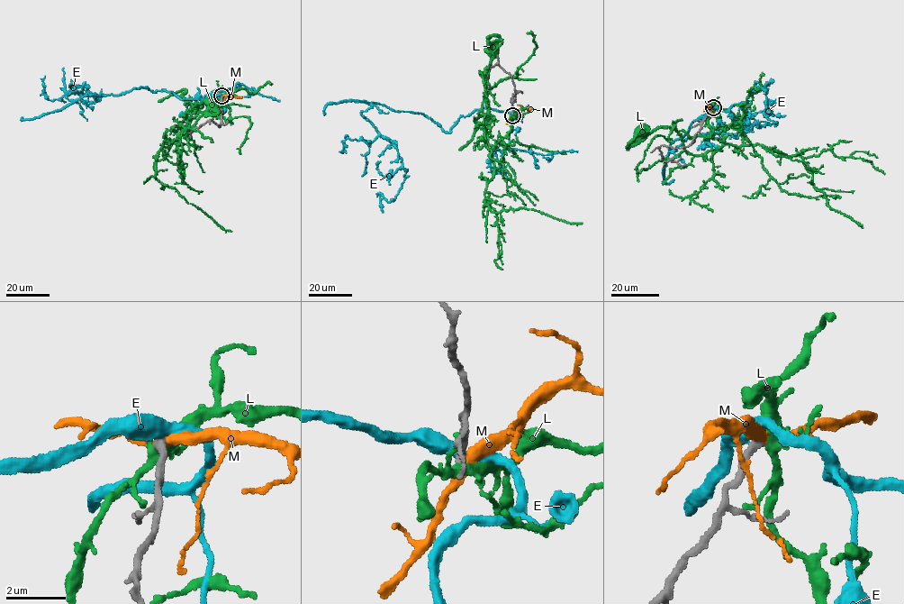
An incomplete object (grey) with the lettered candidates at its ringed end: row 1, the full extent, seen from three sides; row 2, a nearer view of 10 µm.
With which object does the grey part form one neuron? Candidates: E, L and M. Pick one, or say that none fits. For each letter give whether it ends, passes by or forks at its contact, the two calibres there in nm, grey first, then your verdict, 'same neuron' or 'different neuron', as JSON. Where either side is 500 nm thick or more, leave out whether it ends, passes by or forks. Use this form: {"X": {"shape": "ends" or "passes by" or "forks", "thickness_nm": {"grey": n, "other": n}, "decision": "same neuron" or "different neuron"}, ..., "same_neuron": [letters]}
{"E": {"shape": "passes by", "thickness_nm": {"grey": 320, "other": 440}, "decision": "different neuron"}, "L": {"shape": "passes by", "thickness_nm": {"grey": 320, "other": 260}, "decision": "different neuron"}, "M": {"shape": "passes by", "thickness_nm": {"grey": 320, "other": 340}, "decision": "different neuron"}, "same_neuron": []}

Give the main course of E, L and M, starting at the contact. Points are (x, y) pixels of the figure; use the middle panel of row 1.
E: (513, 114), (475, 109), (447, 132), (372, 102), (361, 114), (405, 170), (393, 199), (379, 194), (383, 212)
L: (512, 114), (510, 131), (490, 150), (484, 141), (482, 103), (493, 50)
M: (513, 114), (520, 109), (532, 108)

